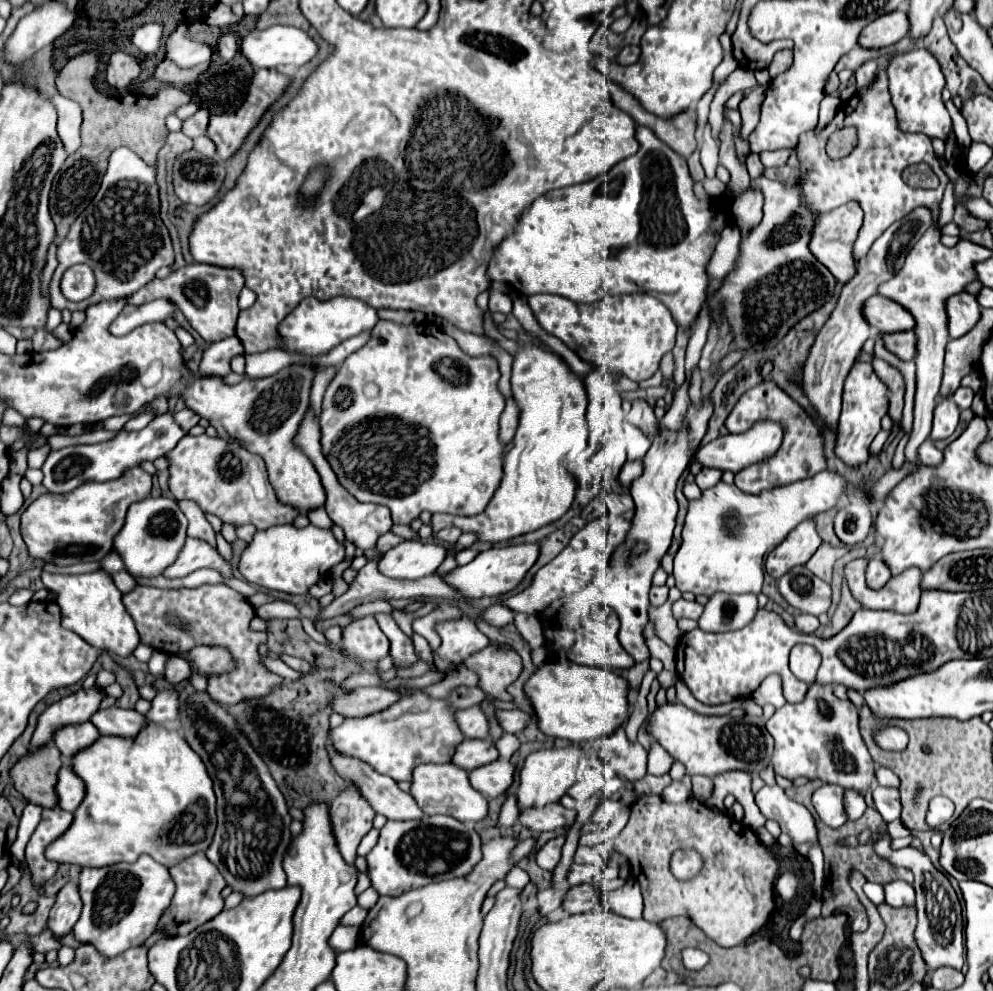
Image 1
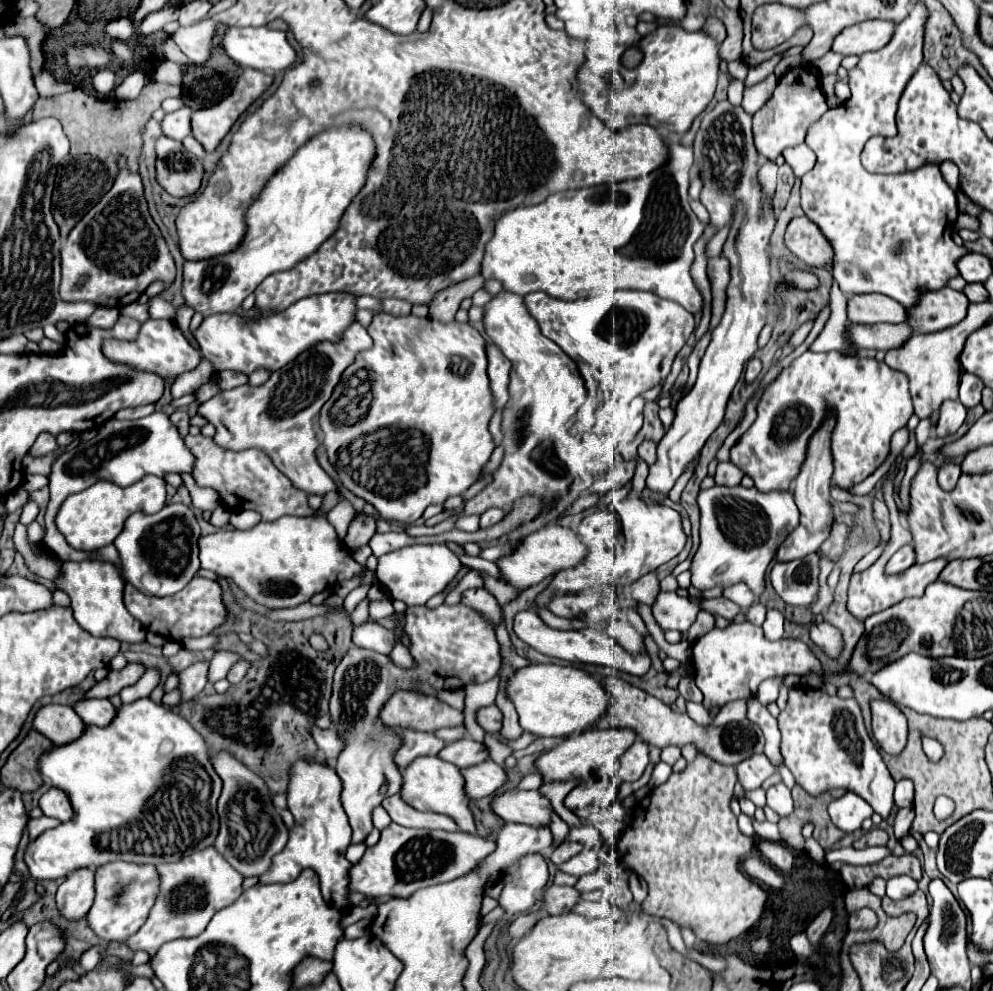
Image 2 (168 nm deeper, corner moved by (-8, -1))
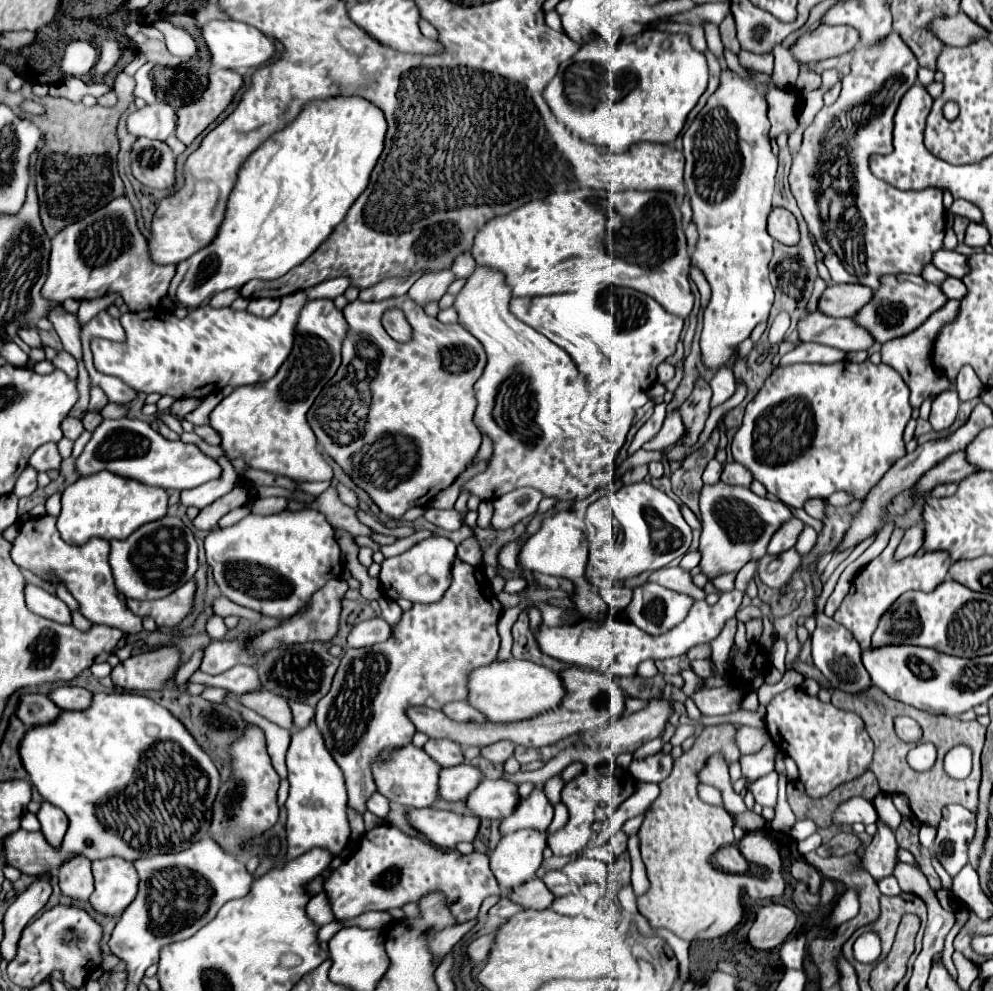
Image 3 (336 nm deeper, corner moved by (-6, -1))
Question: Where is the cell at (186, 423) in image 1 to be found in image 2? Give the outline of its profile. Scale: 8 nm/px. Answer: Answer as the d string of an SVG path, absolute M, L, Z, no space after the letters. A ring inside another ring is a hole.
M177 409L169 419L171 419L171 423L177 427L179 435L185 437L185 435L187 435L187 429L189 429L189 415L187 415L185 411L179 411L179 409Z

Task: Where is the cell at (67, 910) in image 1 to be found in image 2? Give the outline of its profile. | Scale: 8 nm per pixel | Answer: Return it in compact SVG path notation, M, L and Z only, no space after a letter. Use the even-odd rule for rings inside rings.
M77 869L69 875L57 889L57 909L67 919L81 919L87 915L89 907L93 905L95 887L93 887L93 871L91 869Z

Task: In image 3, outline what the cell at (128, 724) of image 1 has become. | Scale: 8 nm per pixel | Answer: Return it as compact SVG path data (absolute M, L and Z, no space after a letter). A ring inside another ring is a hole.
M59 687L49 695L51 695L51 701L65 711L85 711L93 699L93 693L81 687Z

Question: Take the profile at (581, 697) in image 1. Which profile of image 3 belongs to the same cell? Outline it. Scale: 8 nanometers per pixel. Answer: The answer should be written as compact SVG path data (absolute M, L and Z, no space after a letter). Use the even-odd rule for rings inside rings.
M509 659L501 663L495 661L483 669L477 669L469 681L467 701L477 705L479 711L483 711L493 723L517 723L557 709L567 699L567 695L569 691L559 673L533 661Z

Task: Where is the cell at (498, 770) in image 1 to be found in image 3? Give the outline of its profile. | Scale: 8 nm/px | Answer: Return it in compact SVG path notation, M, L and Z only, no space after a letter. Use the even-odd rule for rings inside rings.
M471 763L443 769L439 773L439 795L441 799L447 801L465 801L481 781L483 781L481 769L473 767Z

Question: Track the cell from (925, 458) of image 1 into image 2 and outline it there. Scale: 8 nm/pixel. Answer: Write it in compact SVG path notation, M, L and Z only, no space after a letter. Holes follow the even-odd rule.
M945 463L939 469L939 485L943 487L943 491L953 491L955 485L957 485L959 475L961 475L961 471L959 471L957 463Z

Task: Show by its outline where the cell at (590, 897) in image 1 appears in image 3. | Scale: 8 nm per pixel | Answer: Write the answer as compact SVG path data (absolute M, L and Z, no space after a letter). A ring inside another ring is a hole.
M531 879L527 885L521 885L519 889L515 889L515 893L511 893L509 899L521 905L523 909L541 911L541 909L549 909L557 897L541 879Z

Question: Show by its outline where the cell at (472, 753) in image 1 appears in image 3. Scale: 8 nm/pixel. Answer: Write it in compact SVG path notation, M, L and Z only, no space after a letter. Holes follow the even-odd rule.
M429 739L423 747L427 751L429 757L433 757L441 767L455 767L465 763L465 755L463 749L459 747L459 743L451 741L451 739Z

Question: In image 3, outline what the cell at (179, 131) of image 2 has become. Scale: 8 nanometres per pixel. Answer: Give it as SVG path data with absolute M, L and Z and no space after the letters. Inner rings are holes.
M169 103L145 105L143 109L131 113L127 119L129 133L137 137L159 139L159 141L171 137L175 133L175 125L177 125L177 113L175 107Z

